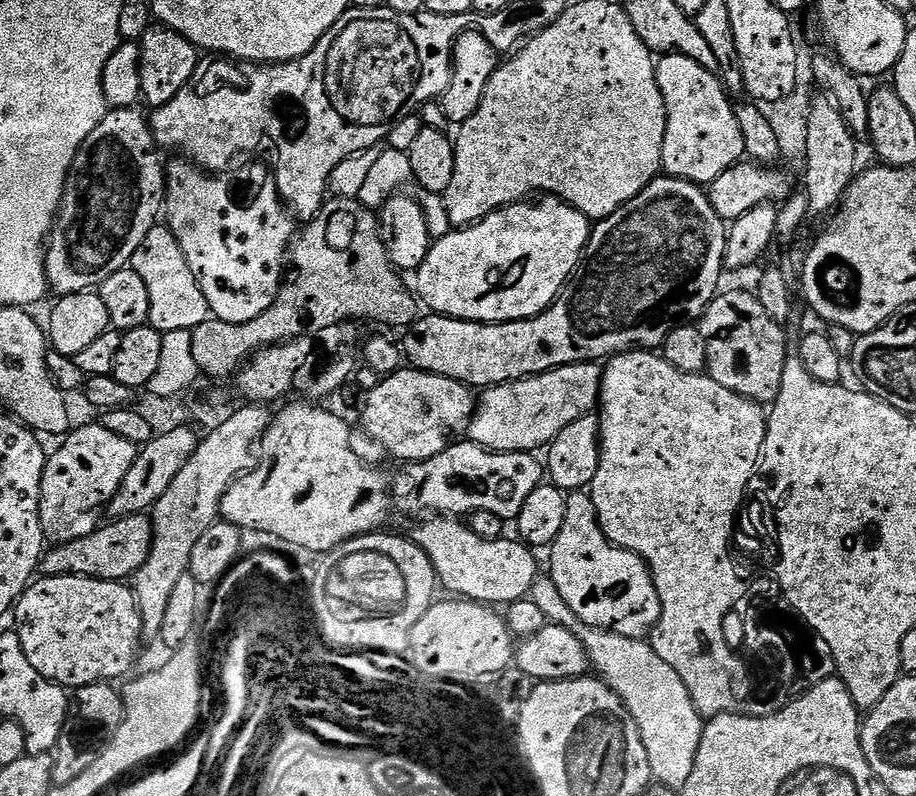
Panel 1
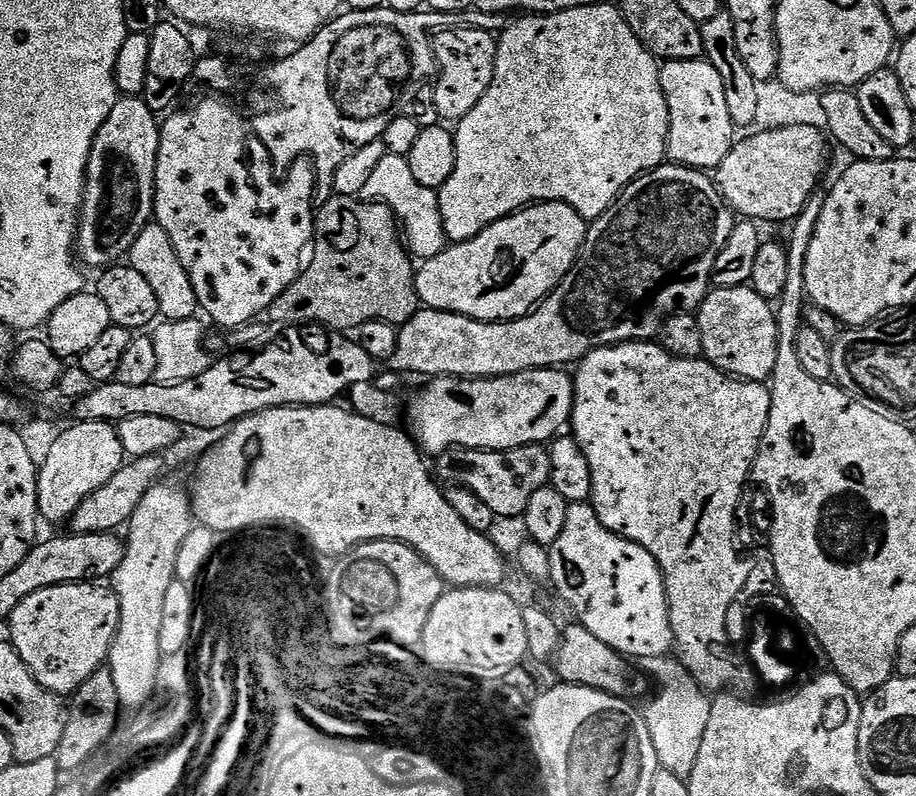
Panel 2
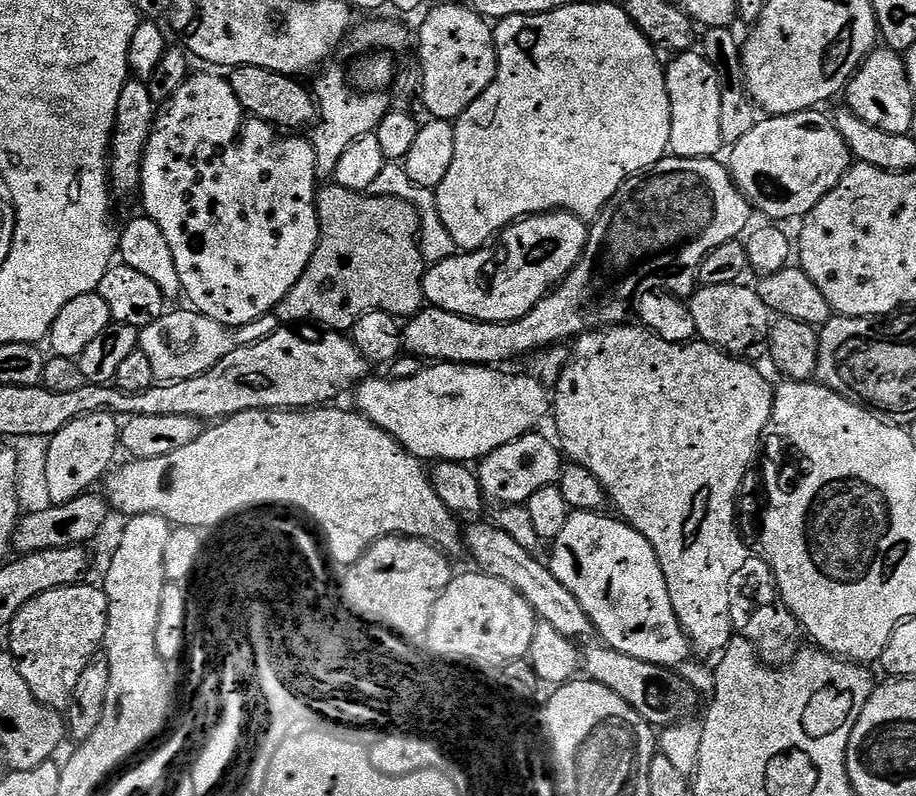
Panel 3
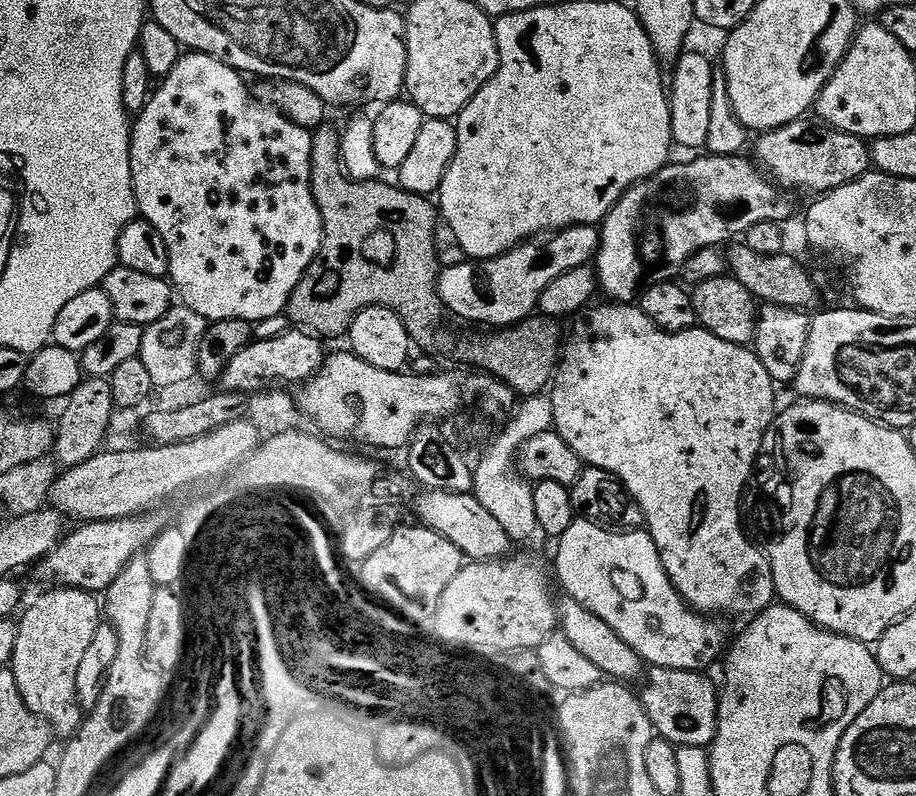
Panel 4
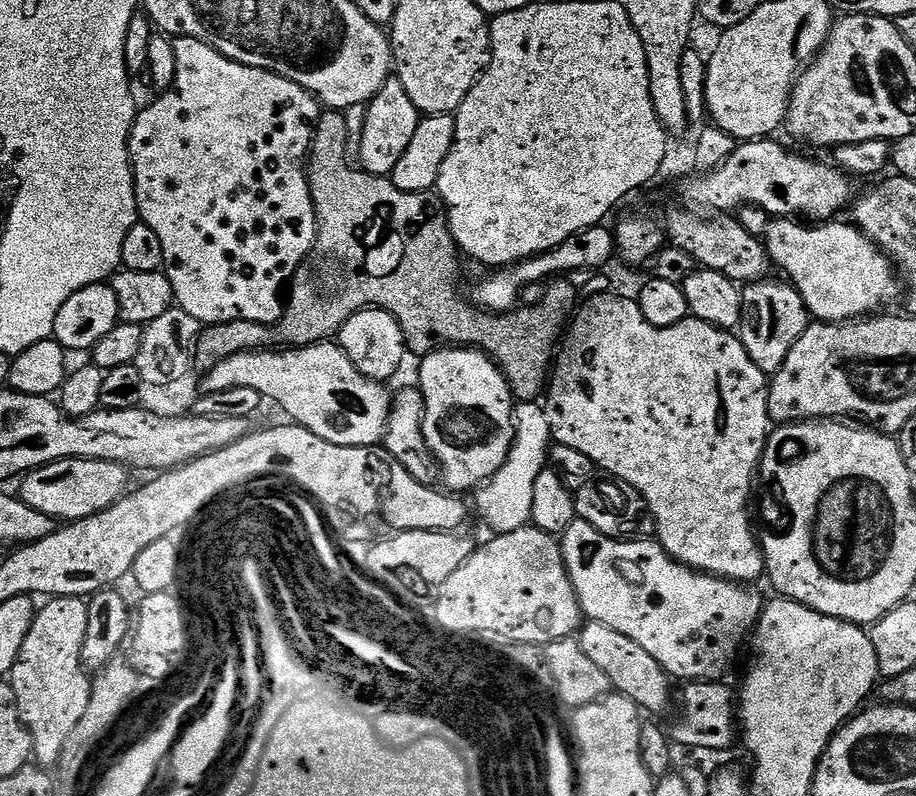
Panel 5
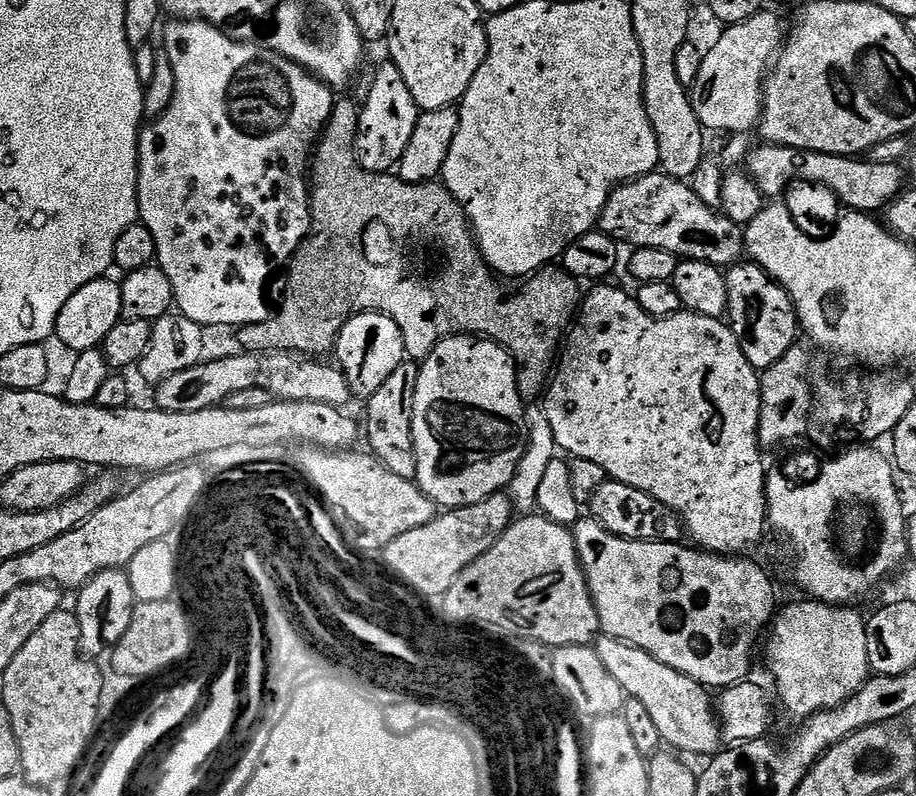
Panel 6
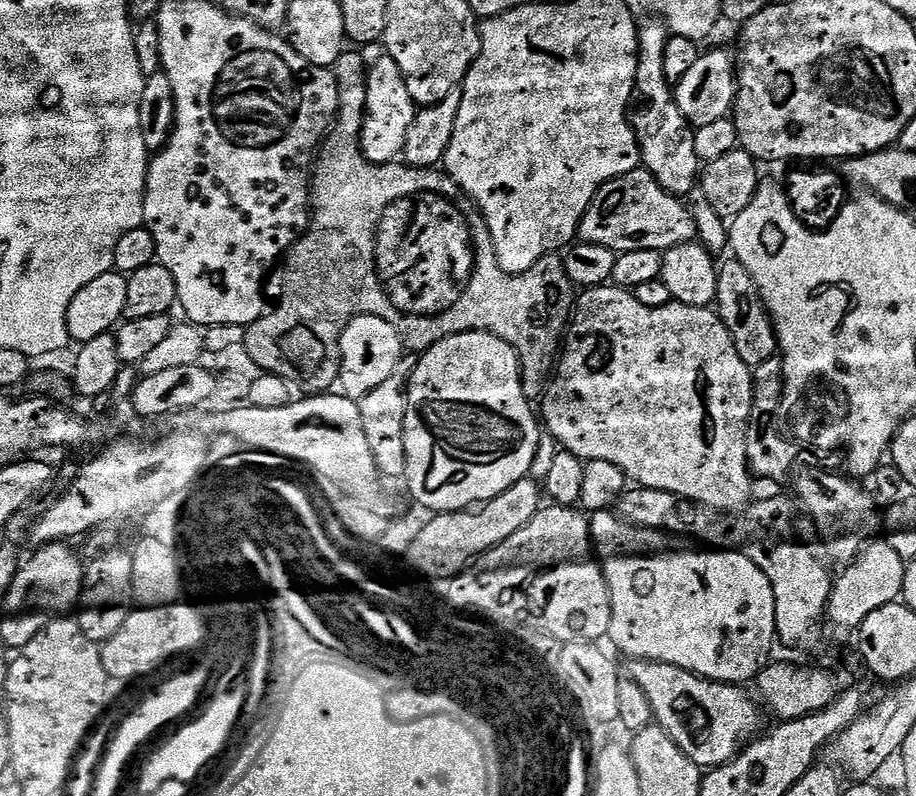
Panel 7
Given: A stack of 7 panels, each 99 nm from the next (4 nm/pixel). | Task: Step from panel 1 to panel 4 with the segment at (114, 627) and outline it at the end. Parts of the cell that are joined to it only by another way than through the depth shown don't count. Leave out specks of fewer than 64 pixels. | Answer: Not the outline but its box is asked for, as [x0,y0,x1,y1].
[10,586,102,738]

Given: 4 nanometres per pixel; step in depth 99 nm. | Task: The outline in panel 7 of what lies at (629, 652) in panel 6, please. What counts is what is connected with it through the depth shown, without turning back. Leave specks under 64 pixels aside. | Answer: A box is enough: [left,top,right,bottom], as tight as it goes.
[626,660,761,770]

